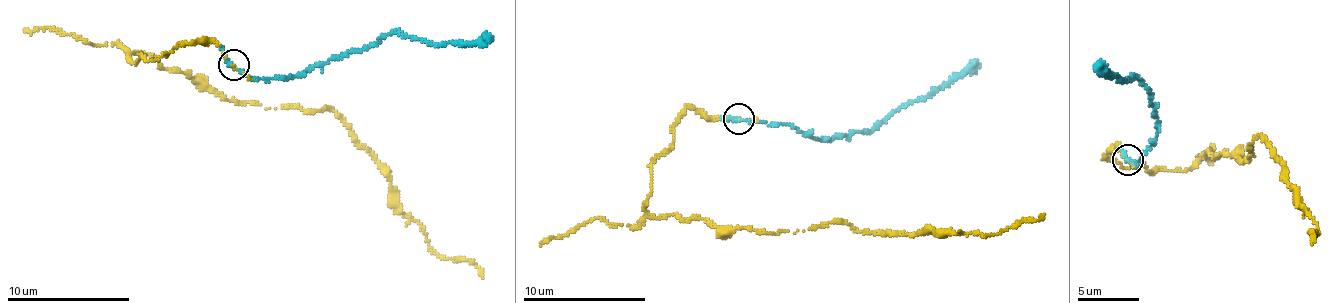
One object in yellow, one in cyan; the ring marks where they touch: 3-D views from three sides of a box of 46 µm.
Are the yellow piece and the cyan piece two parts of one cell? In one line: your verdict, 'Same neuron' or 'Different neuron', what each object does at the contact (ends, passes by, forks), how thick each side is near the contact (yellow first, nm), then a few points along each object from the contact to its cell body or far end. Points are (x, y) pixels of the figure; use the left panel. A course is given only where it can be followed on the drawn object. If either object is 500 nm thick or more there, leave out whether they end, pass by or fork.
Same neuron. At the ring yellow ends. At the ring cyan passes by. Thickness 70 nm (yellow) against 160 nm. Course of yellow: (234, 65), (214, 42), (135, 65), (130, 54), (227, 100), (333, 111), (428, 244), (482, 278). Course of cyan: (234, 65), (248, 77), (284, 79), (301, 76), (355, 49), (367, 49), (398, 32), (437, 44), (492, 36)

